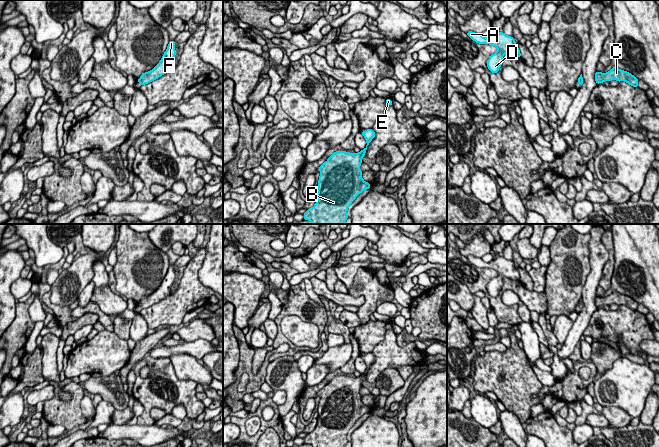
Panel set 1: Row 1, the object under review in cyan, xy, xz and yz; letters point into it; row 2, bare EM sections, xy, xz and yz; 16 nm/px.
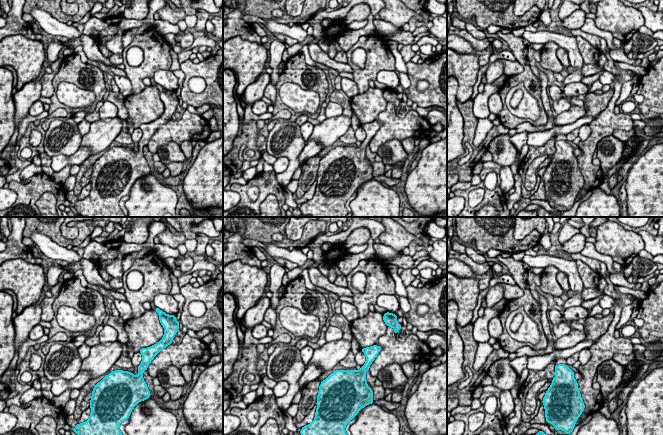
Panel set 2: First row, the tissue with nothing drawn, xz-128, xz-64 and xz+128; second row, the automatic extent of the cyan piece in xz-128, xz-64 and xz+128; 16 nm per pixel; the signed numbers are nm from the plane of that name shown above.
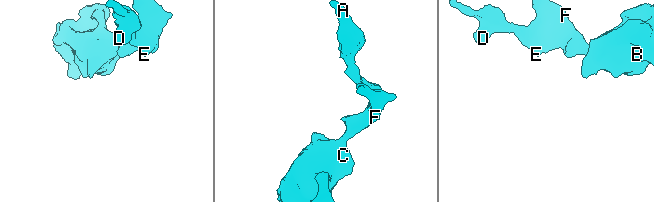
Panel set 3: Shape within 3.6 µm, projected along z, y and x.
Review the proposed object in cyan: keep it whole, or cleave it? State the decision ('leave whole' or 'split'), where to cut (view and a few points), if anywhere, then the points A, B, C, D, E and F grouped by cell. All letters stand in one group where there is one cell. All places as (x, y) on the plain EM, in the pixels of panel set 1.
leave whole; cut none; groups A B C D E F

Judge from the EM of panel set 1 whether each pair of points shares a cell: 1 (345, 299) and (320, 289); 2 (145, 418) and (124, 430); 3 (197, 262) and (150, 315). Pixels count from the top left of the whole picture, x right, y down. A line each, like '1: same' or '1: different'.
1: same
2: different
3: same

